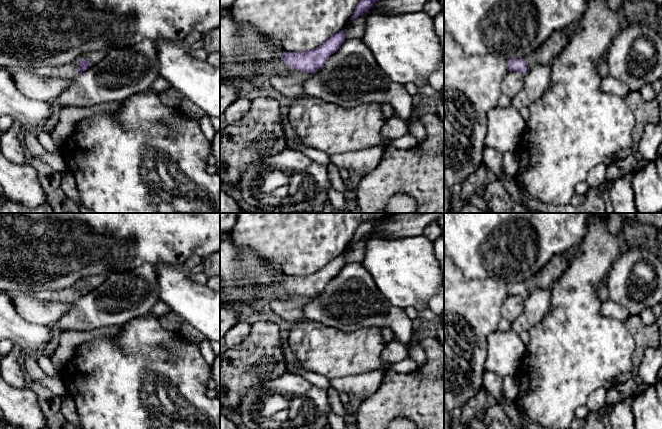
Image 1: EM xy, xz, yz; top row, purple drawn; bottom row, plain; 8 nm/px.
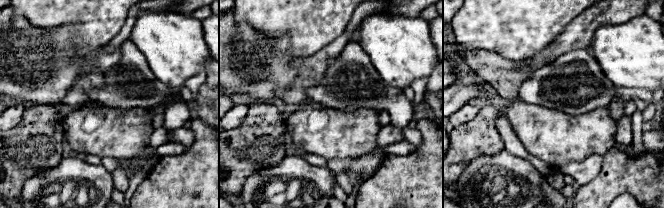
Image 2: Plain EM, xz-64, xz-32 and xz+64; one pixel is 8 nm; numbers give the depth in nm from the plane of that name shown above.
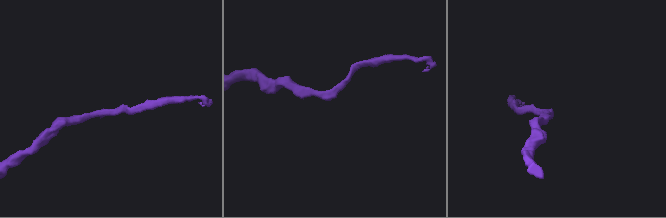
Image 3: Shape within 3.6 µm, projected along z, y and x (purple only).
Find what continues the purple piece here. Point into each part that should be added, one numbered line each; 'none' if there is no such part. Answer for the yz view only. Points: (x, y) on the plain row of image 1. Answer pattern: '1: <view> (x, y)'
1: yz (550, 273)

